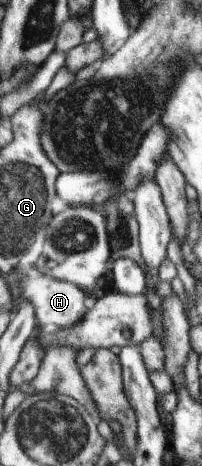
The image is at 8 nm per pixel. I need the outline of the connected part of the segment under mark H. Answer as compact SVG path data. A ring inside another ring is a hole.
M47 275L23 278L21 290L24 302L36 306L39 326L49 326L51 323L60 328L74 327L86 315L91 302L93 302L90 293L85 292L75 283Z

